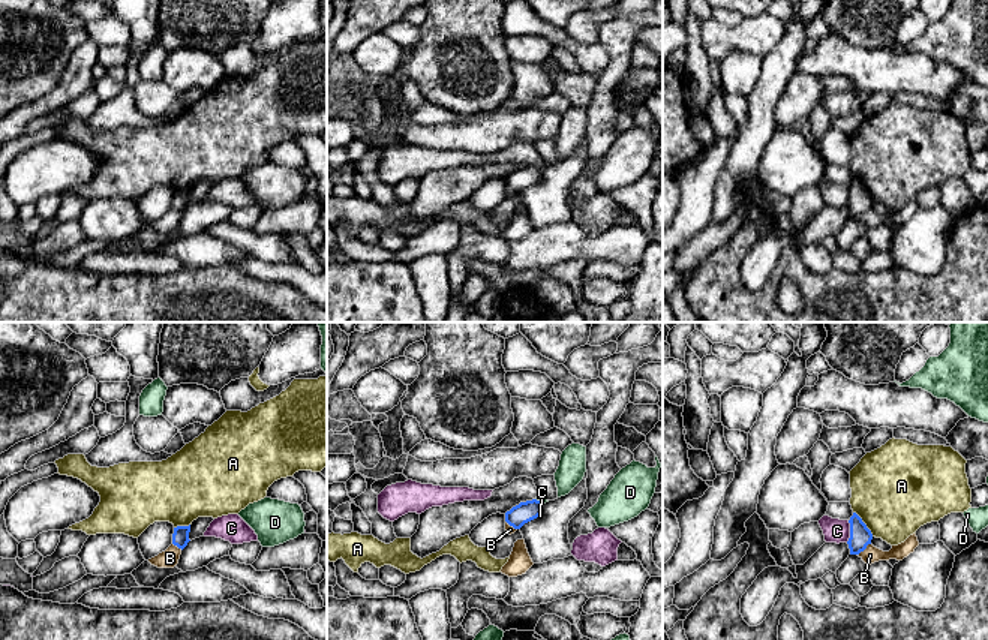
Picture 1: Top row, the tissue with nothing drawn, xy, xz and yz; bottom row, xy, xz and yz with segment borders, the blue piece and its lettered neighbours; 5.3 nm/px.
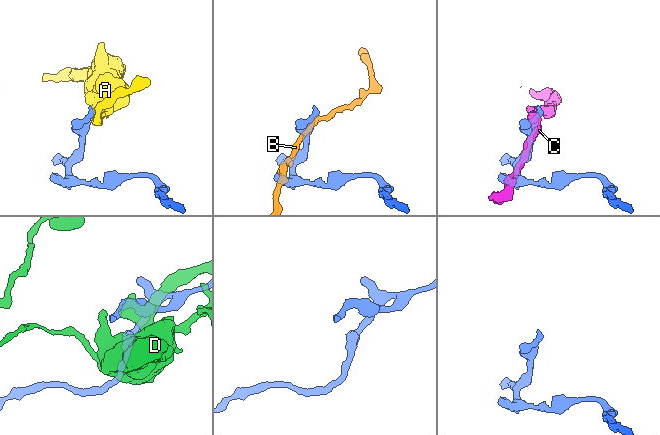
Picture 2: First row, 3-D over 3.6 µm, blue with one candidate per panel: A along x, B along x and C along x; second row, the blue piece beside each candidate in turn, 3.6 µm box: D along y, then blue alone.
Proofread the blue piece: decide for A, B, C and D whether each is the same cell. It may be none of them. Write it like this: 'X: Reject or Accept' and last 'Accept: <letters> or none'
A: Reject
B: Reject
C: Reject
D: Reject
Accept: none

